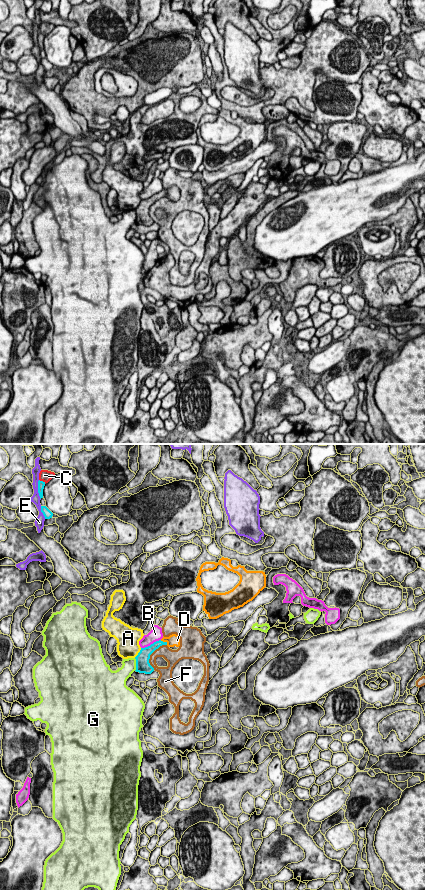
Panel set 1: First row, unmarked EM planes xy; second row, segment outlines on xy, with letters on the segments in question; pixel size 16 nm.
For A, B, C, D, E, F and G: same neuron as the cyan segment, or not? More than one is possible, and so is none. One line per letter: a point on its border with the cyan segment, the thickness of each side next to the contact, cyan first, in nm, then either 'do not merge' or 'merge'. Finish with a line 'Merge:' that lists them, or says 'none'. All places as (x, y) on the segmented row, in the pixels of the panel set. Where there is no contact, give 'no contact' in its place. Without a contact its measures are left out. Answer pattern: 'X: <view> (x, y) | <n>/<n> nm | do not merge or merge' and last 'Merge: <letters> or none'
A: xy (138, 653) | 220/360 nm | do not merge
B: xy (151, 644) | 200/200 nm | do not merge
C: xy (42, 481) | 120/190 nm | do not merge
D: xy (164, 642) | 120/190 nm | merge
E: xy (38, 490) | 120/140 nm | do not merge
F: xy (151, 653) | 220/200 nm | do not merge
G: xy (136, 664) | 220/220 nm | do not merge
Merge: D

